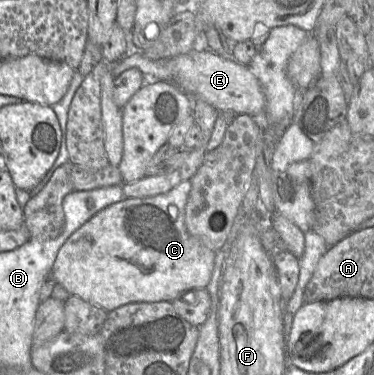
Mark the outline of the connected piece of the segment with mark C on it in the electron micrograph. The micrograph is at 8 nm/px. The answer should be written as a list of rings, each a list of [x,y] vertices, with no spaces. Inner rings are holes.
[[[186,180],[179,183],[166,193],[145,198],[125,198],[124,200],[113,203],[96,213],[81,227],[74,231],[60,247],[50,273],[56,284],[60,284],[70,296],[79,297],[84,301],[102,308],[106,312],[113,311],[114,309],[129,303],[160,301],[171,302],[183,292],[191,289],[205,288],[211,279],[216,253],[207,248],[199,239],[191,236],[186,229],[185,205],[190,190],[191,182]]]

